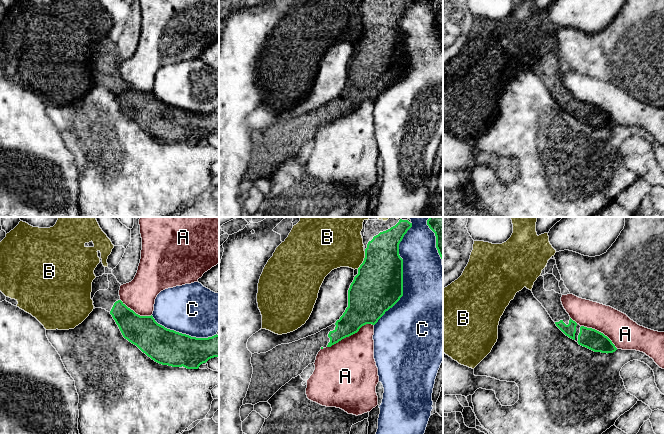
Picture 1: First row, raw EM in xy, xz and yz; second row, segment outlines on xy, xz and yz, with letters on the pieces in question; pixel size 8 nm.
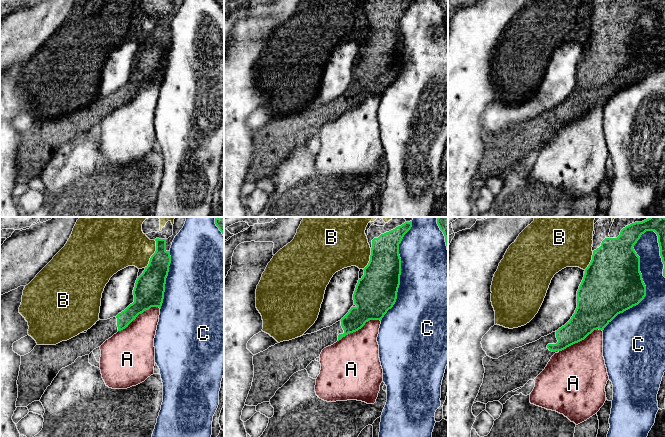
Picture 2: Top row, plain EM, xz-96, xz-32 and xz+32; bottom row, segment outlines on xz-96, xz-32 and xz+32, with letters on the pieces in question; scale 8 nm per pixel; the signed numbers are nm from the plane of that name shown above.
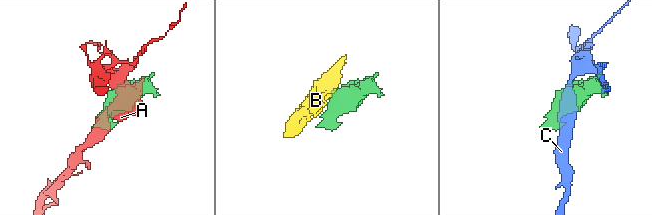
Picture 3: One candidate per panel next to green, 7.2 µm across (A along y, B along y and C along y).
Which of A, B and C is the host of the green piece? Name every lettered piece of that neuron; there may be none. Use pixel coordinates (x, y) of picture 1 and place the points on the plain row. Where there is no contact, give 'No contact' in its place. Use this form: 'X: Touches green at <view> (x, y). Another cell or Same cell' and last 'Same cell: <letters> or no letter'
A: Touches green at xz (350, 111). Another cell
B: Touches green at xz (364, 36). Another cell
C: Touches green at xz (402, 51). Another cell
Same cell: no letter

